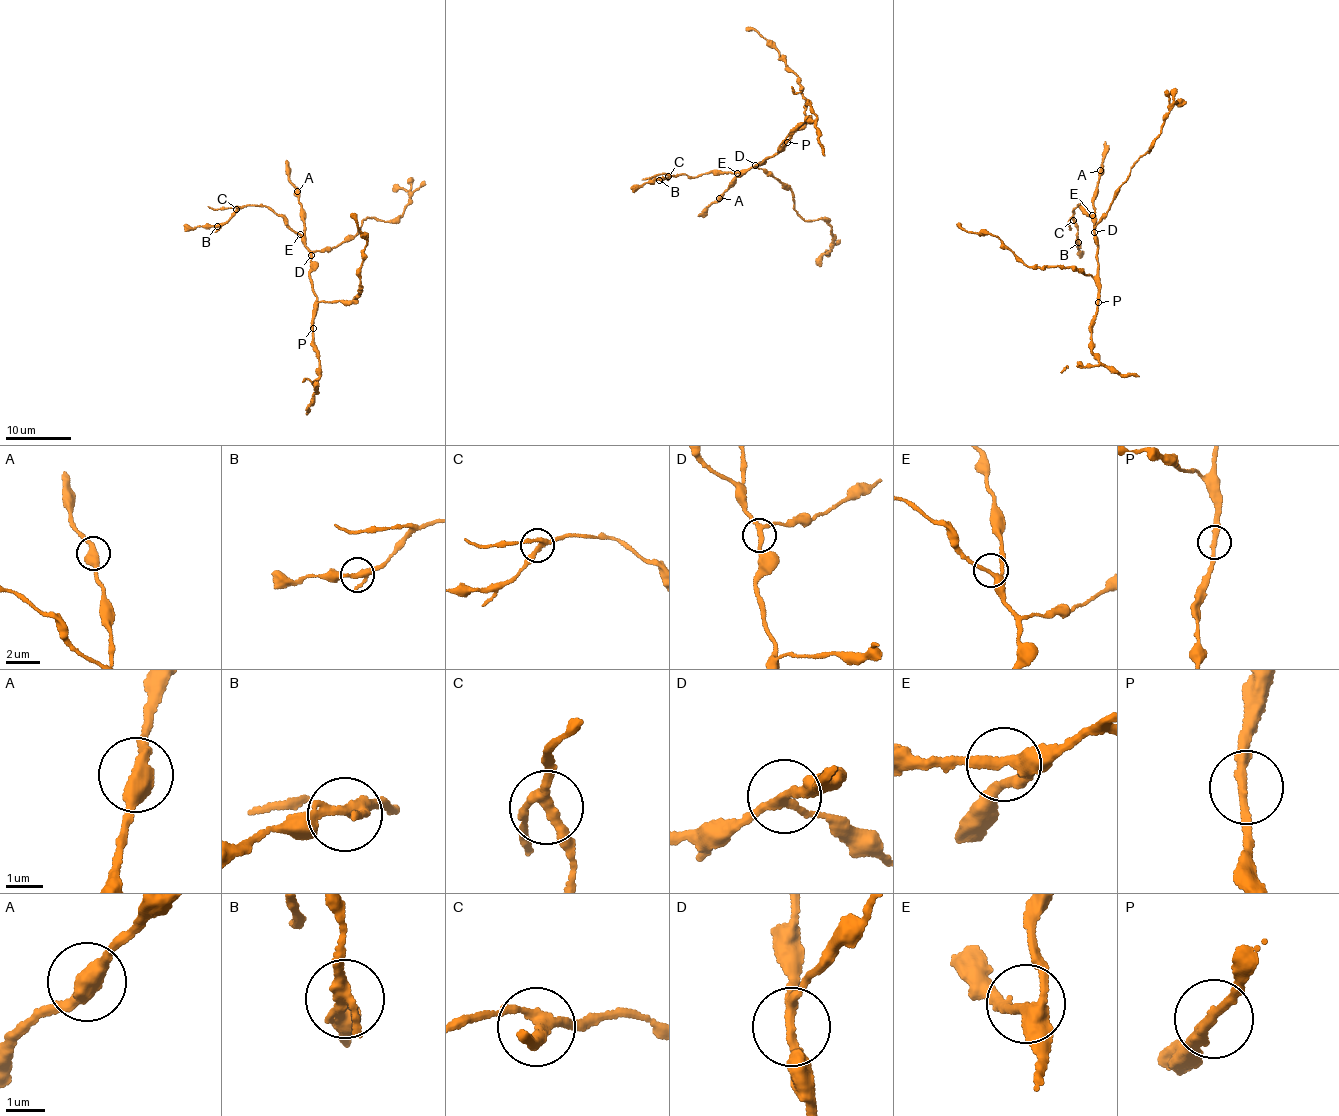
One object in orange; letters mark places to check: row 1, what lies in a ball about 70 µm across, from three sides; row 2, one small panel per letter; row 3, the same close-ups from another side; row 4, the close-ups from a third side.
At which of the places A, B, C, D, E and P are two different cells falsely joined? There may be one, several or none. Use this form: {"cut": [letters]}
{"cut": []}

